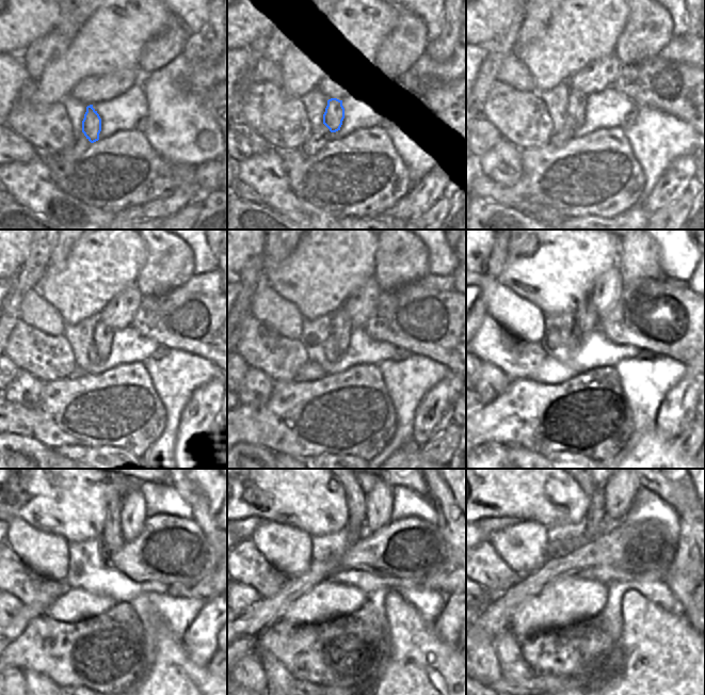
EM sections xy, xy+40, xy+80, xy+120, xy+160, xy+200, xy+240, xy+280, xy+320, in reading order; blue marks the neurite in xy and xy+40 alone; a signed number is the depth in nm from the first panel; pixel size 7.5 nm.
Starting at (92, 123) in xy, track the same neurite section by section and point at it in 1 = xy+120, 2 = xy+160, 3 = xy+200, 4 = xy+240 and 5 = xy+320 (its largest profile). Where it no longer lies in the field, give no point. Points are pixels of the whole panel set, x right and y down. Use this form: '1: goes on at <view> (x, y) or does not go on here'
1: goes on at xy+120 (102, 334)
2: goes on at xy+160 (341, 326)
3: goes on at xy+200 (587, 319)
4: goes on at xy+240 (111, 539)
5: goes on at xy+320 (595, 514)

